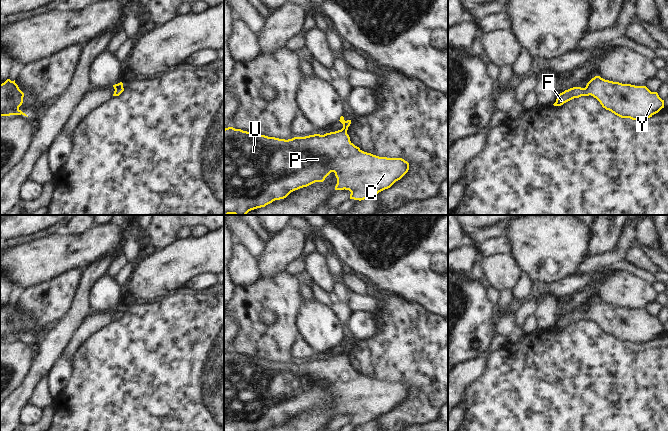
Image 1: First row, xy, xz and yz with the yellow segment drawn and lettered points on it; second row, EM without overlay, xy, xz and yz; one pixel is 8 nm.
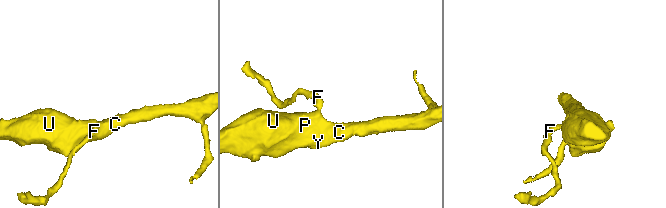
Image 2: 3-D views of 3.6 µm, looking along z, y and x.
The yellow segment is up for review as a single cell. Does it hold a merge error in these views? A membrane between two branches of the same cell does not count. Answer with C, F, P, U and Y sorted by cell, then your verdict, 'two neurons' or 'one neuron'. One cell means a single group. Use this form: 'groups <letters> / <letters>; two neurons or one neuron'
groups C F P U Y; one neuron

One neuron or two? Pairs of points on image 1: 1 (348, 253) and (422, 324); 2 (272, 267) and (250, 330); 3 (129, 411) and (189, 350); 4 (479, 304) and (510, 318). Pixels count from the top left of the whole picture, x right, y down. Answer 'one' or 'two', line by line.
1: two
2: two
3: one
4: two

